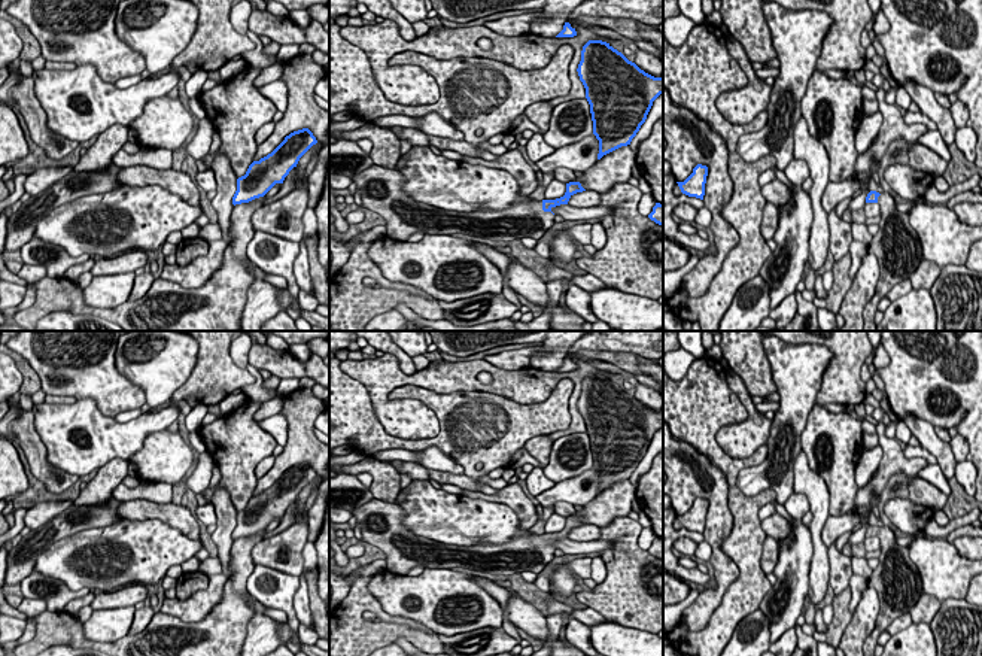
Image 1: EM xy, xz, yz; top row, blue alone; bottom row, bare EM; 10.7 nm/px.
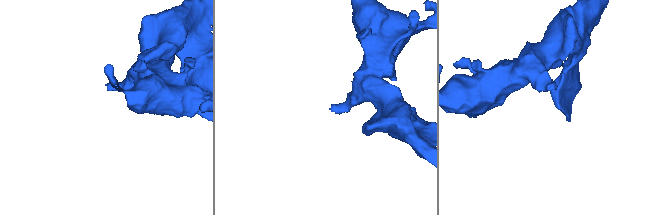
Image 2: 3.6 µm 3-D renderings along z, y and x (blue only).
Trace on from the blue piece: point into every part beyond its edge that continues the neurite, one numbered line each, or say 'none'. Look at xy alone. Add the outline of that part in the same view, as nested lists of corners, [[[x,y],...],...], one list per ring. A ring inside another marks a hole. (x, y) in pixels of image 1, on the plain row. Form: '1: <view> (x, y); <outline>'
none

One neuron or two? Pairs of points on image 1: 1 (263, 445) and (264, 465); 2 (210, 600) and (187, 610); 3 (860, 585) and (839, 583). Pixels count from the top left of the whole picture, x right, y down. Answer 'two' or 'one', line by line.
1: two
2: one
3: two

